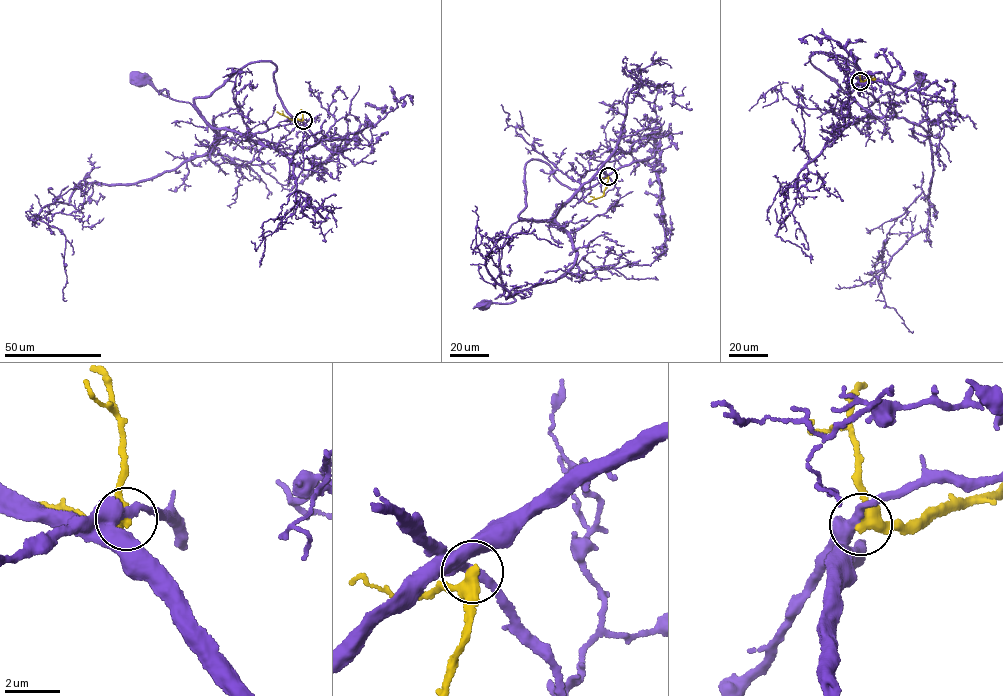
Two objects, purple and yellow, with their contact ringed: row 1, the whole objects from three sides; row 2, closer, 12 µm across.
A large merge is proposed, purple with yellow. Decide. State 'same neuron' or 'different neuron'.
different neuron

